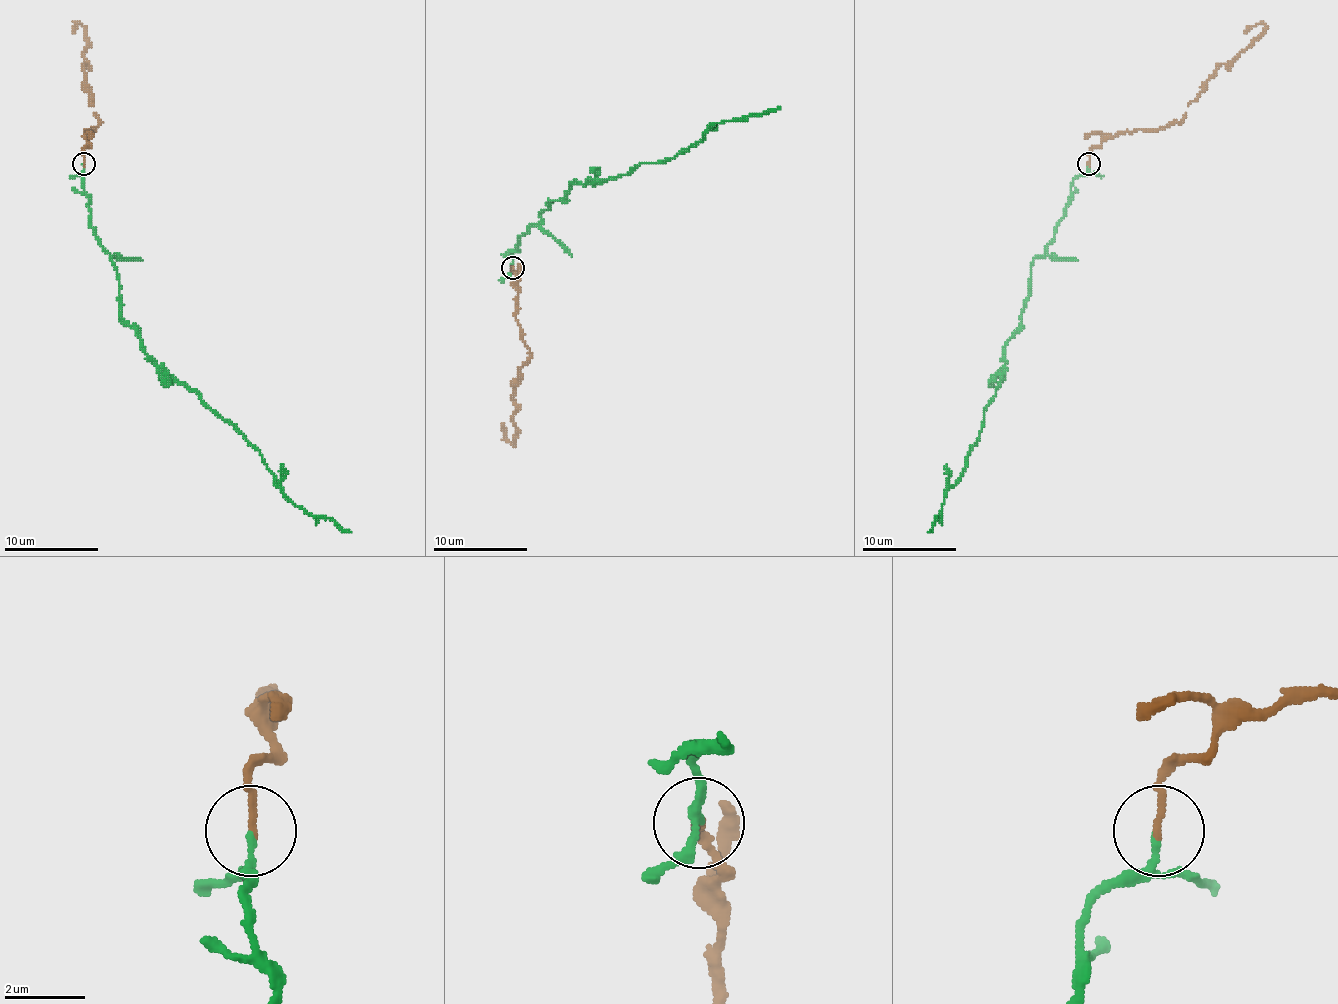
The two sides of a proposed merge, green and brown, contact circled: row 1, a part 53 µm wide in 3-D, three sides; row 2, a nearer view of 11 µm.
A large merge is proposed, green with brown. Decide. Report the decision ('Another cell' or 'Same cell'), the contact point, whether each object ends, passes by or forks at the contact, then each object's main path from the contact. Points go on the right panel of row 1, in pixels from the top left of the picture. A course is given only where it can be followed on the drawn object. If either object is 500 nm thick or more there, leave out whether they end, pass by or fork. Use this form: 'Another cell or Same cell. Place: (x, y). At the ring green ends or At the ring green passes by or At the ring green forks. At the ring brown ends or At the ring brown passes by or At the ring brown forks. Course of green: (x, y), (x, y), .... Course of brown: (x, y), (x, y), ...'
Same cell. Place: (1089, 163). At the ring green passes by. At the ring brown ends. Course of green: (1089, 164), (1073, 180), (1066, 216), (1047, 251), (1033, 260), (1005, 373), (965, 471), (928, 532). Course of brown: (1089, 164), (1089, 152), (1108, 138), (1178, 122), (1204, 82), (1260, 35), (1265, 26), (1256, 23), (1244, 33)

